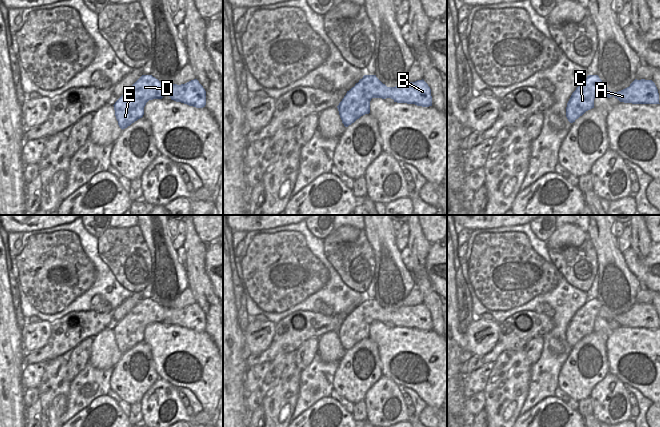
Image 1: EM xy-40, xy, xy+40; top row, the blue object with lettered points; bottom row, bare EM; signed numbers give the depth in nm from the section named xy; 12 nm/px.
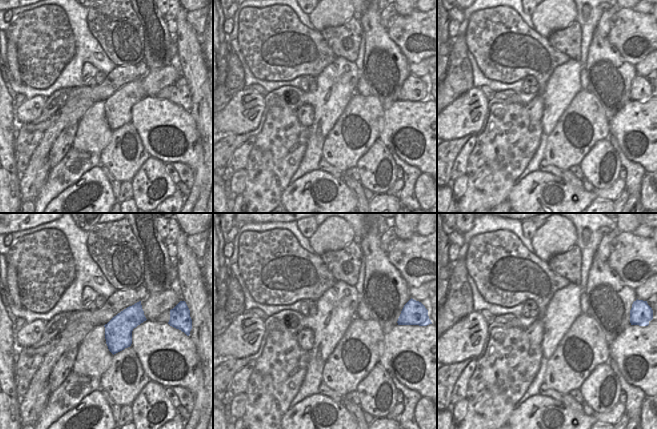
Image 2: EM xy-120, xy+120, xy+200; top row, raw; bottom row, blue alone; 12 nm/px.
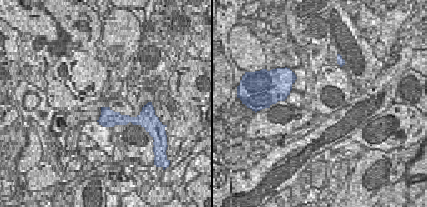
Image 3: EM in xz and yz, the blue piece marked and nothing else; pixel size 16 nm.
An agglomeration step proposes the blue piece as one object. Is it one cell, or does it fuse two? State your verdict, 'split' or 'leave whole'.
leave whole

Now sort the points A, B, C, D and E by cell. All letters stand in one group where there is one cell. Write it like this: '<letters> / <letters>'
A B C D E

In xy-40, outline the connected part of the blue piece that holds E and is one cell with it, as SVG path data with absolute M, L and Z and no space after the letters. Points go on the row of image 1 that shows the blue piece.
M142 75L113 105L119 127L123 130L142 118L146 103L164 96L196 108L206 105L206 91L197 79L177 85Z

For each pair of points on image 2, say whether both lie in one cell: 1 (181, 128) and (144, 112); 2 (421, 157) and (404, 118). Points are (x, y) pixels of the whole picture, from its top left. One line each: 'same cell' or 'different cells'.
1: same cell
2: same cell

